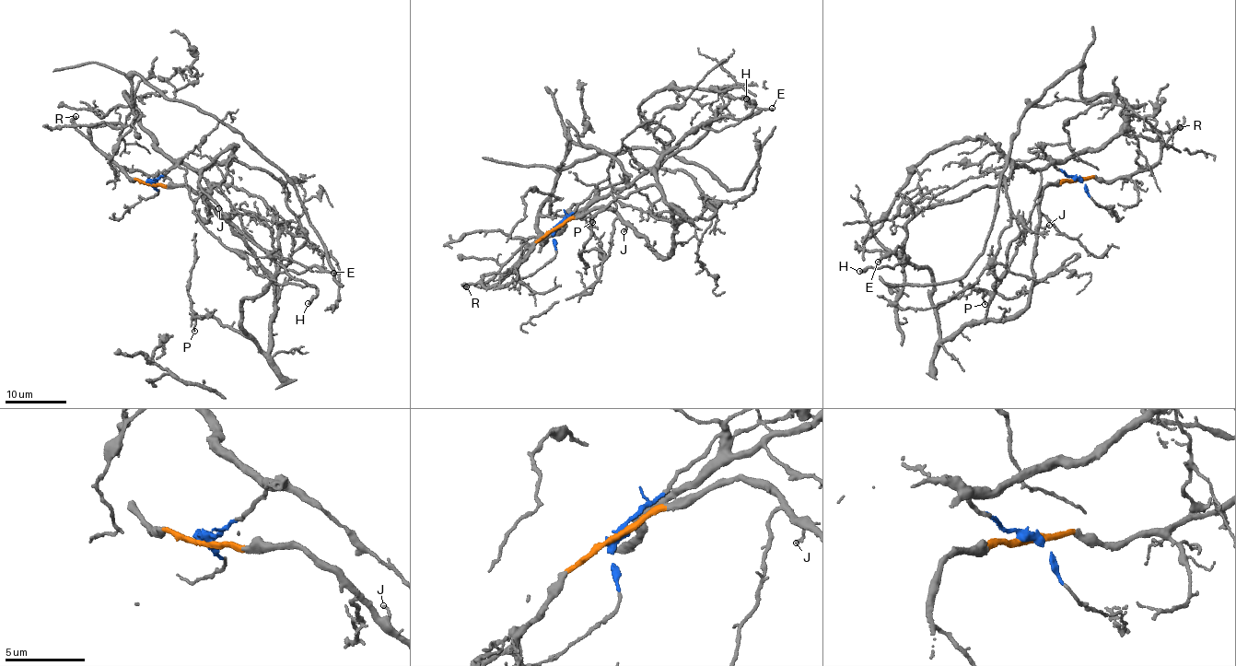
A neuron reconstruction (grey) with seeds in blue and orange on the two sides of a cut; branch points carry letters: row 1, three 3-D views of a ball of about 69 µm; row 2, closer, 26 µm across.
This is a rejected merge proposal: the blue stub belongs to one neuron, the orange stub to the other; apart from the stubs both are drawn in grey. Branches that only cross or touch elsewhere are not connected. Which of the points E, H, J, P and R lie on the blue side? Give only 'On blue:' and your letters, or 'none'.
On blue: none

